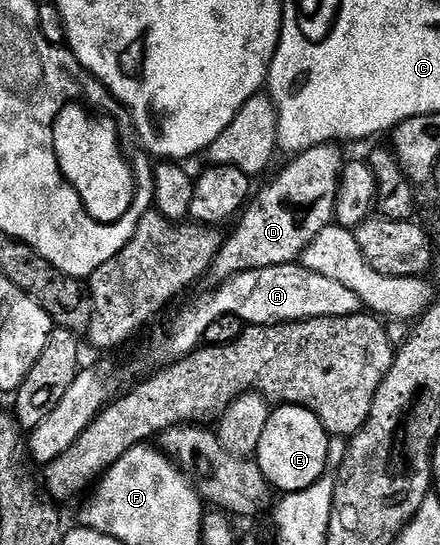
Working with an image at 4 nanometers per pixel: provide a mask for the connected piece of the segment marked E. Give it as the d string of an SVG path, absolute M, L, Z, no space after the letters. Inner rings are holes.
M281 404L270 413L267 428L263 428L263 436L259 436L255 461L274 491L286 490L289 496L295 496L326 474L330 439L323 424L310 410Z

